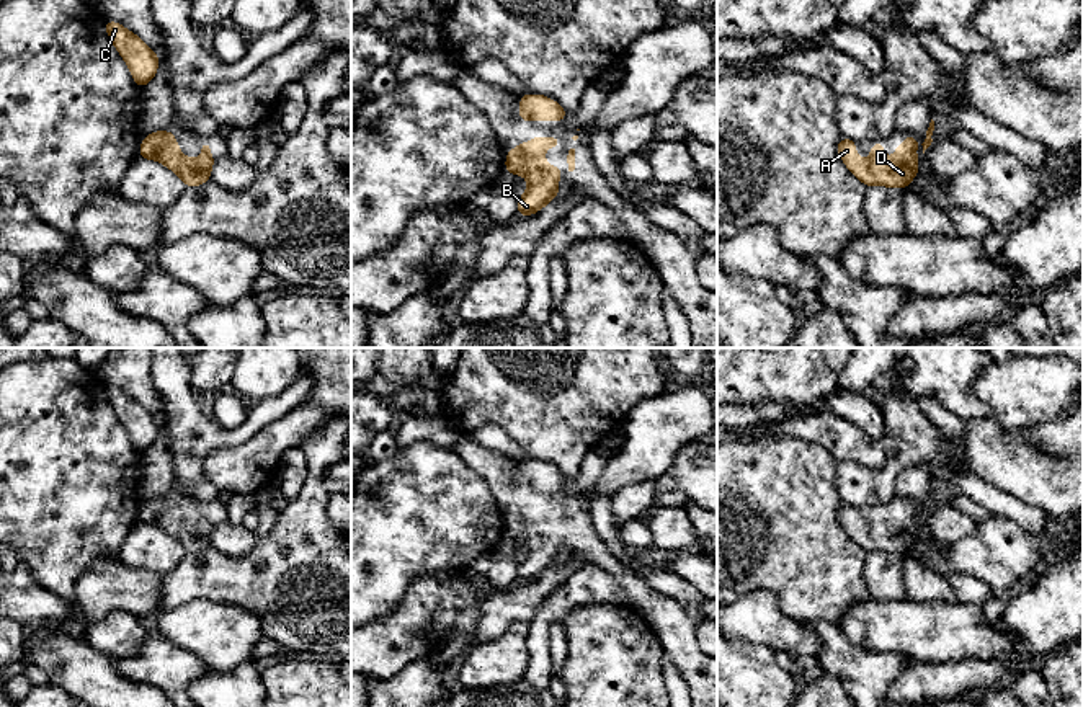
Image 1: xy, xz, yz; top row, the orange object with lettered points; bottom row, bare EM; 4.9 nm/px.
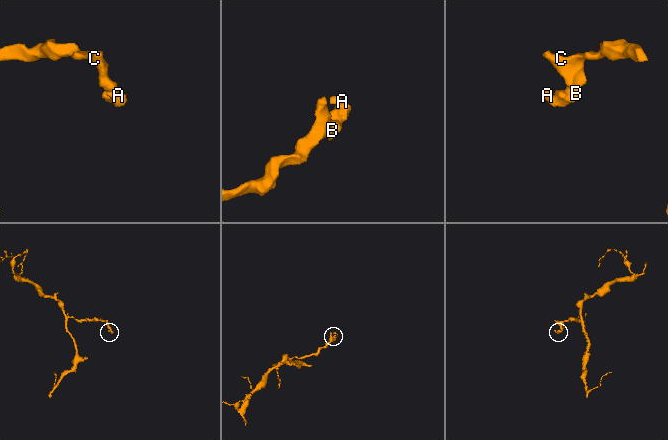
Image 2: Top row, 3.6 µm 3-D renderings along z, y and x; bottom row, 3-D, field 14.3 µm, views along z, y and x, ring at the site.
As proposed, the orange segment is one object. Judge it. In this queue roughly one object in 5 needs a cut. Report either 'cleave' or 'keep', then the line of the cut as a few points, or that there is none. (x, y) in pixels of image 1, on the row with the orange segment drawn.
keep; no cut

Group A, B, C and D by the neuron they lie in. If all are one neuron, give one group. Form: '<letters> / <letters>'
A B C D

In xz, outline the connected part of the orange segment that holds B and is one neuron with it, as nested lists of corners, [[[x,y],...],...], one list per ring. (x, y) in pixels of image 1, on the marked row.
[[[534,137],[513,147],[506,158],[506,173],[521,175],[528,180],[528,189],[518,198],[518,212],[528,217],[539,212],[546,204],[559,196],[560,170],[547,165],[544,153],[549,147],[559,149],[559,137]]]

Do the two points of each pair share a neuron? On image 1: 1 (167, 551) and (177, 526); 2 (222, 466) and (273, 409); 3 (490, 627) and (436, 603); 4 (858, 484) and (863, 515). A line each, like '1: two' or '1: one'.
1: two
2: two
3: two
4: two

